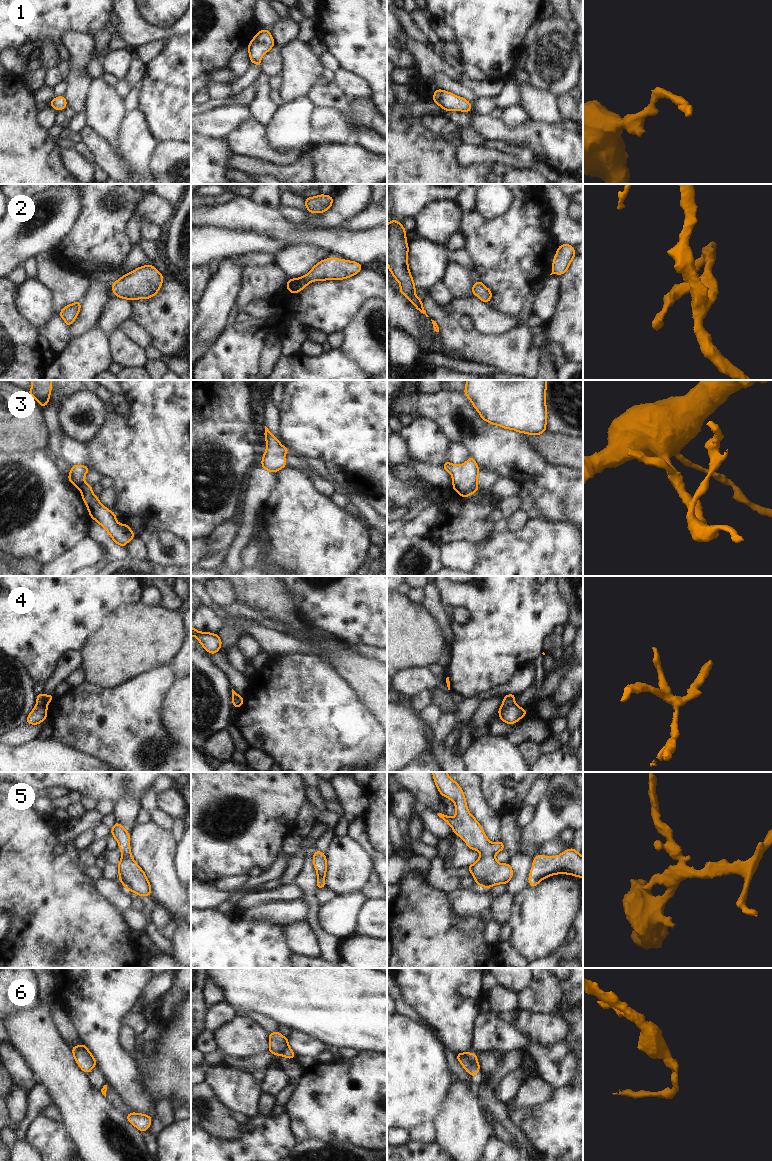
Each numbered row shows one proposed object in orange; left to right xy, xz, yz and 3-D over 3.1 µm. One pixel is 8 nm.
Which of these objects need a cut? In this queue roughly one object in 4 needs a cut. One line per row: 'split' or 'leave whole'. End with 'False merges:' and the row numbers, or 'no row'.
1: leave whole
2: leave whole
3: leave whole
4: split
5: leave whole
6: split
False merges: 4, 6

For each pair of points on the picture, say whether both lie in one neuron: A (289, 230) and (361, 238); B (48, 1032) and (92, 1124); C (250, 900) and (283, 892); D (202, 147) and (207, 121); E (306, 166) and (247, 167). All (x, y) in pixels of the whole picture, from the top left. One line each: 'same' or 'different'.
A: same
B: same
C: same
D: different
E: same

